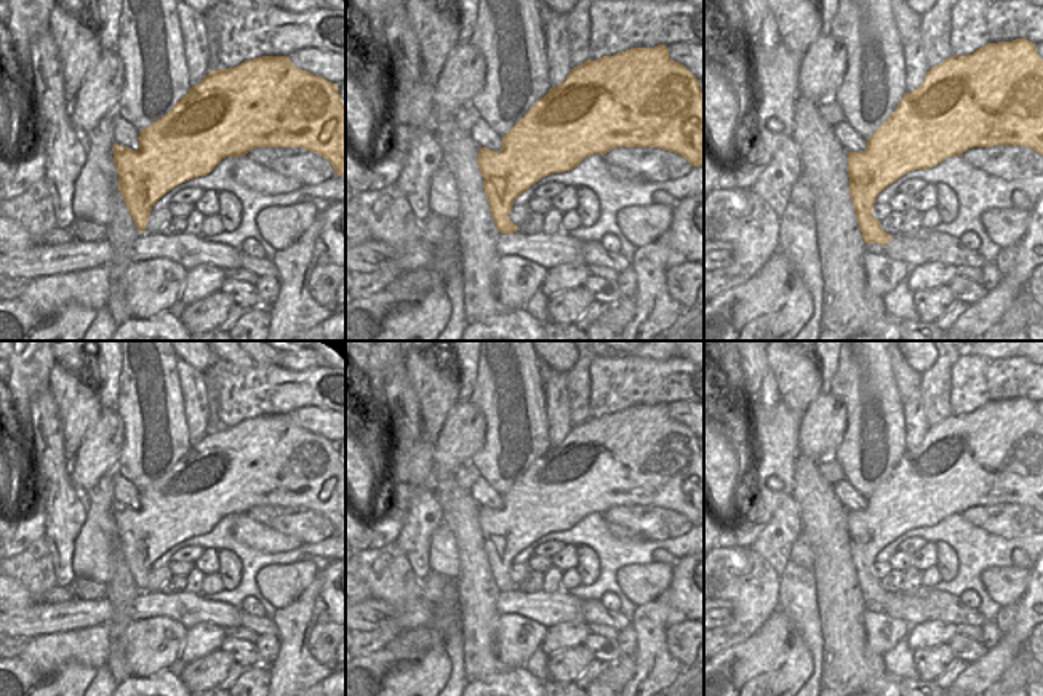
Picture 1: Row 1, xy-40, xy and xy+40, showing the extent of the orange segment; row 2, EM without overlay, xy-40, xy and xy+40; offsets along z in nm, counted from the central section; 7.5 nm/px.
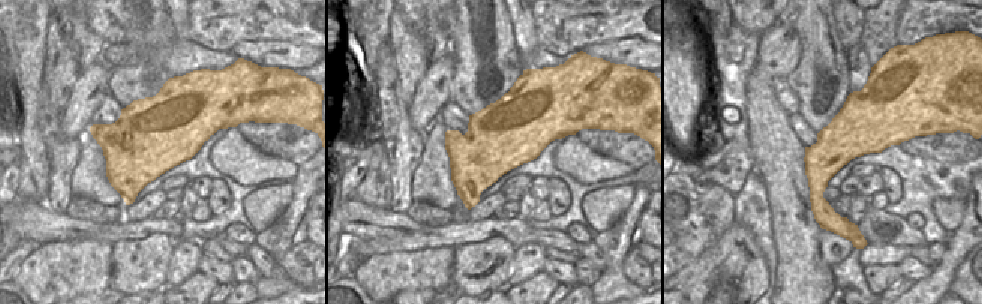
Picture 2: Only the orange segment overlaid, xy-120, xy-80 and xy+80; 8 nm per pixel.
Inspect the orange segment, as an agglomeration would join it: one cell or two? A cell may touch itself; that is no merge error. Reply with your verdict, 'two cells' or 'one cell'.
one cell

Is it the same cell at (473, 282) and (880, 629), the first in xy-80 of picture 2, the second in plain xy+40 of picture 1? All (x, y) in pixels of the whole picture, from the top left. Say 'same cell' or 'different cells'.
same cell

